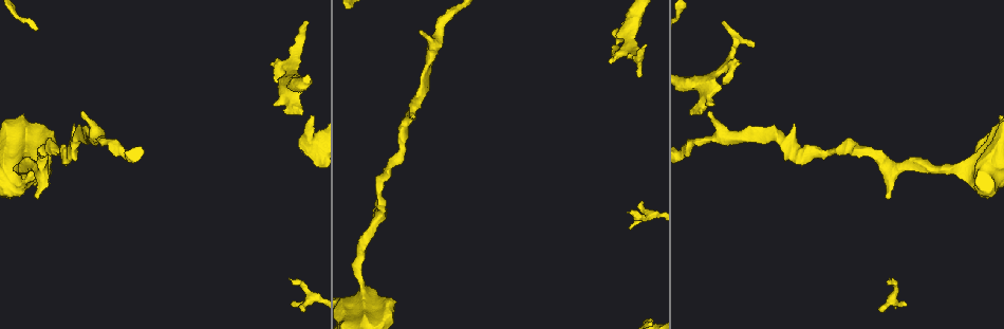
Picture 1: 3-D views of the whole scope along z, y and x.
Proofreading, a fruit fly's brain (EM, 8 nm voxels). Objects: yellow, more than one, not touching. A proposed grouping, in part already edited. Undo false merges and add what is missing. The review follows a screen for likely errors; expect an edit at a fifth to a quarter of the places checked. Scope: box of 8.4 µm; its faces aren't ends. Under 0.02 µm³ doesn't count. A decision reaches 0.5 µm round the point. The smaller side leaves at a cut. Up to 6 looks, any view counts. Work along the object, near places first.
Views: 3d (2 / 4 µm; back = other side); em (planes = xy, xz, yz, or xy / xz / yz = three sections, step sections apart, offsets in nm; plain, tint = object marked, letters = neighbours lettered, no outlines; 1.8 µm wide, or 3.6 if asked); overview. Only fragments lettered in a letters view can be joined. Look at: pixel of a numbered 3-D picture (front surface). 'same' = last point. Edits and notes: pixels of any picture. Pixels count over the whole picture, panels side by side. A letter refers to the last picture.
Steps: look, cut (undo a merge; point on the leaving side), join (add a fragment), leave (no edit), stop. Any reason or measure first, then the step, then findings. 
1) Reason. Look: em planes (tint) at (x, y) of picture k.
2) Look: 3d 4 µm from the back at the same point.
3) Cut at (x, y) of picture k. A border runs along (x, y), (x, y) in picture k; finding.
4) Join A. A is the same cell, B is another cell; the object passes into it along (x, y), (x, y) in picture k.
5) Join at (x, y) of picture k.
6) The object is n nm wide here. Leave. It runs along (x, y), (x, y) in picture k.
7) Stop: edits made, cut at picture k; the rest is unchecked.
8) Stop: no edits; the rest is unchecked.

An open end. Look: em planes (letters) at (413, 118) of picture 1.

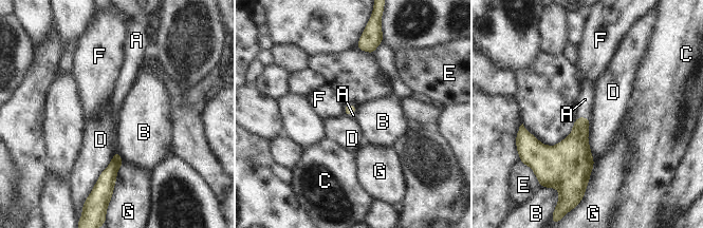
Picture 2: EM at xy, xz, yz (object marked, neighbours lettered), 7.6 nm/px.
The longest contact is with D, 340 nm. Join A. A is the same cell, B, C, D, E, F and G are other cells; it goes on there.

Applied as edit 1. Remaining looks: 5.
See it whole again. Look: overview.

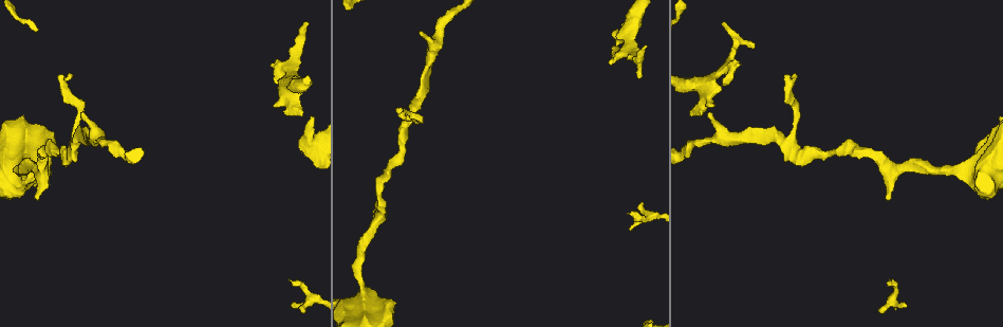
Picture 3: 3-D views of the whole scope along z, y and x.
Branch stops here. Look: em planes (letters) at (732, 76) of picture 3.

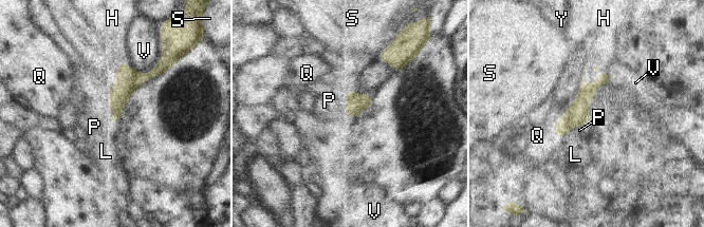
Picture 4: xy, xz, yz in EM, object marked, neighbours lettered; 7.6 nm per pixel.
Leave. H, L, P, Q, S, V and Y are other cells; it runs along (603, 75), (556, 134) in picture 4; none of them fits.

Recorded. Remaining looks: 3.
Branch stops here. Look: 3d 4 µm at (83, 114) of picture 3.

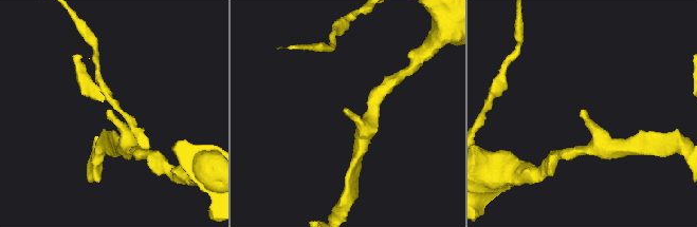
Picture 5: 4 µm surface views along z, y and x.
Look: em planes (plain) at (581, 112) of picture 5.

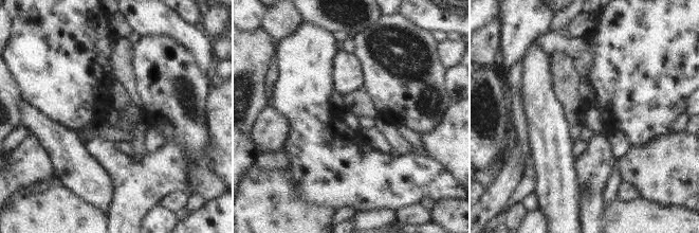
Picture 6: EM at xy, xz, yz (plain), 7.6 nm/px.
Look: em planes (letters) at the same point.

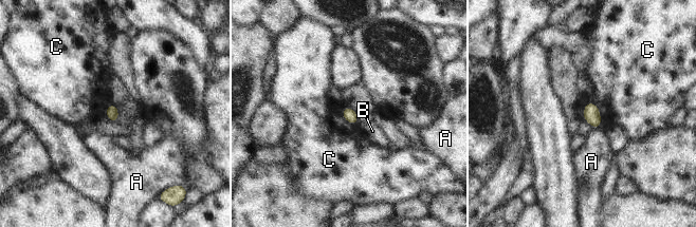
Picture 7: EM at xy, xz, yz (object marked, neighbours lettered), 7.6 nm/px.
Leave. A, B and C are other cells; a border runs along (591, 101), (599, 111), (600, 127) in picture 7; no lettered fragment goes on from it.

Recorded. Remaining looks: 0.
Stop: edits made, join at picture 2; the rest is unchecked.

